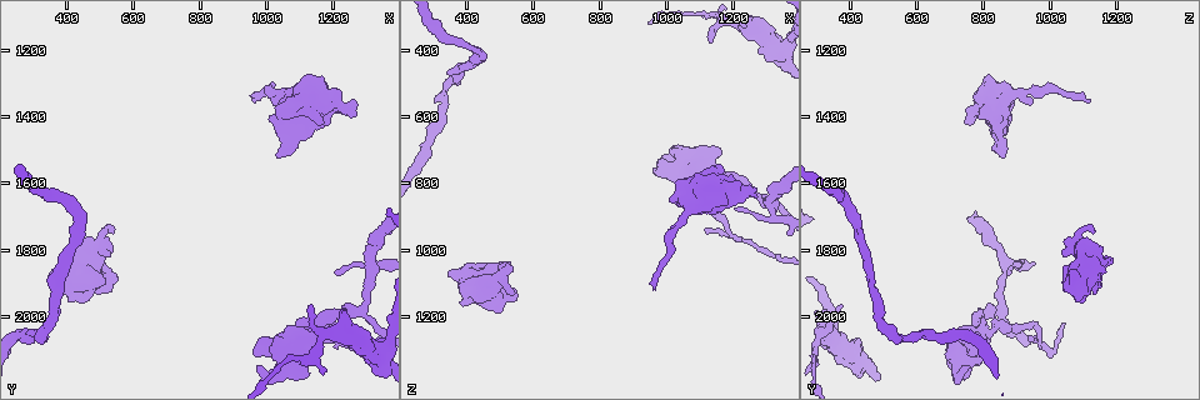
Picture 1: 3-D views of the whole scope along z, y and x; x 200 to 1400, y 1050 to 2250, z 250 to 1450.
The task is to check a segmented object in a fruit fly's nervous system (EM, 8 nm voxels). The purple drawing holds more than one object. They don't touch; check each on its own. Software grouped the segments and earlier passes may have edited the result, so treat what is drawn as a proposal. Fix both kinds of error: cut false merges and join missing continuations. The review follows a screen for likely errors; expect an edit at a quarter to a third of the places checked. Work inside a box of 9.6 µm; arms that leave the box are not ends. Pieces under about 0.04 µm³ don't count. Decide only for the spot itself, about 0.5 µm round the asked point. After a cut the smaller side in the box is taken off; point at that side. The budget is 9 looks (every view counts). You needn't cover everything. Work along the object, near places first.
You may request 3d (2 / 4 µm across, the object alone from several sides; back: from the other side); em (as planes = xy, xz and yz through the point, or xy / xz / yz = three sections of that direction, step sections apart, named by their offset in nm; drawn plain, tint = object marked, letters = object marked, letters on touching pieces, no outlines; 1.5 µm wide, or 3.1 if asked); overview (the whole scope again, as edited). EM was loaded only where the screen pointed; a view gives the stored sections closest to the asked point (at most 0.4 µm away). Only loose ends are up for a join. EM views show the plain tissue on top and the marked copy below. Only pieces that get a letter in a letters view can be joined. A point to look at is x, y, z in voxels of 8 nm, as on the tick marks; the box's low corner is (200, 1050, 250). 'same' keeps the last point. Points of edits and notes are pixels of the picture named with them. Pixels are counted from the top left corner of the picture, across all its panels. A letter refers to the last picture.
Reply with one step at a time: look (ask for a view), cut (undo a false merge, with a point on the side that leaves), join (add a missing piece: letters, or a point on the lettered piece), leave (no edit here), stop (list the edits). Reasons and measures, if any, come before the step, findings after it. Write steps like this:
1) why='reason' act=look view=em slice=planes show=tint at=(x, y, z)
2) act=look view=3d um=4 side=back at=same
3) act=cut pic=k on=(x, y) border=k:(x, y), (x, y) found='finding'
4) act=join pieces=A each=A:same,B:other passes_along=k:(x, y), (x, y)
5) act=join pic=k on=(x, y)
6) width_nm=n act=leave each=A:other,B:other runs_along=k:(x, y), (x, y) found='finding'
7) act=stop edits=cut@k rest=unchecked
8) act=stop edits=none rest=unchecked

act=look view=3d um=4 at=(1140, 1970, 370)

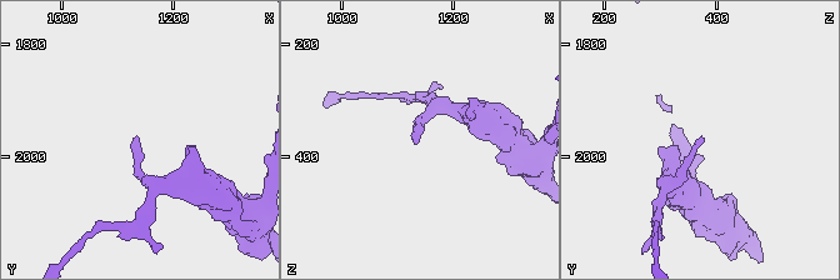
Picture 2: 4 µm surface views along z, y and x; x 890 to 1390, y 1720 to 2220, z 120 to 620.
act=look view=em slice=planes show=letters at=(1140, 1965, 370)

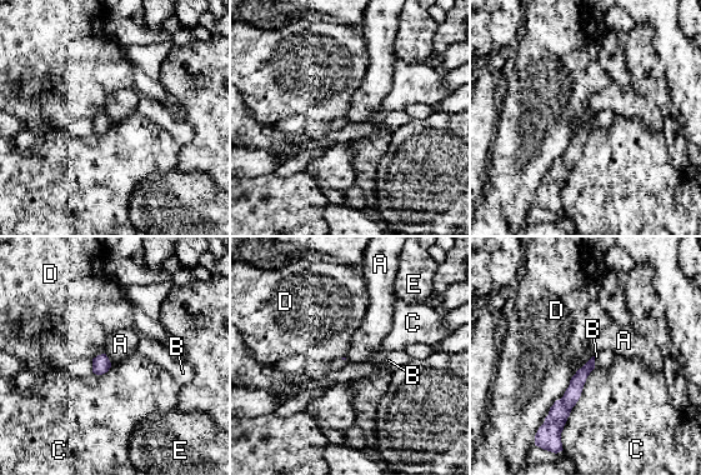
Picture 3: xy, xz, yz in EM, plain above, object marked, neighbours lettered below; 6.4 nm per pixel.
act=leave each=A:other,B:other,C:other,D:other,E:other border=3:(594, 355), (572, 376) found='none of them fits'

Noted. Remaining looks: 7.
why='sharp bend' act=look view=em slice=planes show=letters at=(1200, 2030, 960)

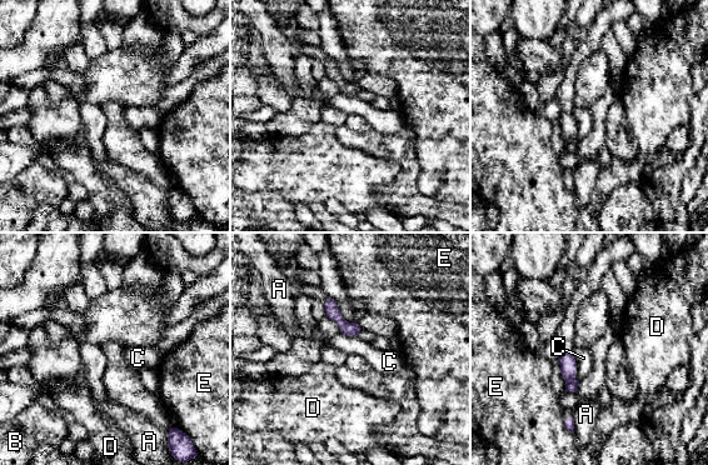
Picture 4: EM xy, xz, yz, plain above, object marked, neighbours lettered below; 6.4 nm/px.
act=leave each=A:other,B:other,C:other,D:other,E:other runs_along=4:(329, 303), (332, 311), (354, 333) found='one neuron here'

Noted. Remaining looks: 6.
why='branch stops here' act=look view=em slice=xz step=4 show=tint at=(1260, 1360, 850)

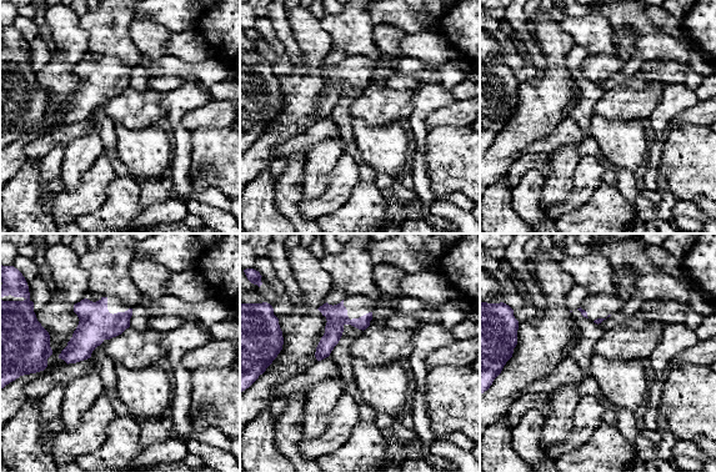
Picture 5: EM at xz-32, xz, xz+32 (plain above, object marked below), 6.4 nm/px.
act=look view=em slice=planes show=tint at=same

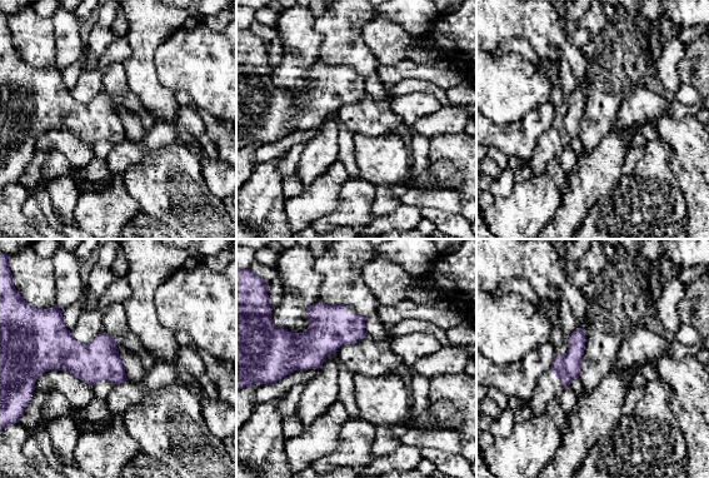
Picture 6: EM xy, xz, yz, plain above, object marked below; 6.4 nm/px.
act=look view=em slice=planes show=letters at=same

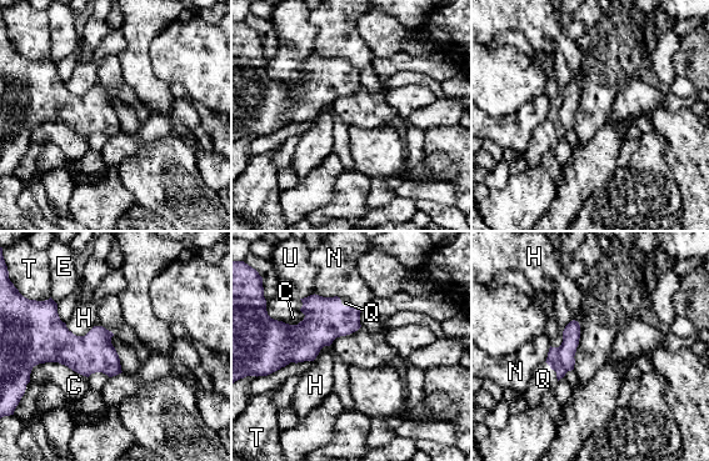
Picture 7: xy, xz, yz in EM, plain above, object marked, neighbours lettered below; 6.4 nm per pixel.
act=join pic=7 on=(543, 379) each=C:other,E:other,H:other,N:other,Q:same,T:other,U:other passes_along=7:(560, 359), (554, 370), (543, 379) found='the neuron continues'

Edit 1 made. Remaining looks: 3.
why='an open end' act=look view=3d um=2 at=(540, 1780, 1040)

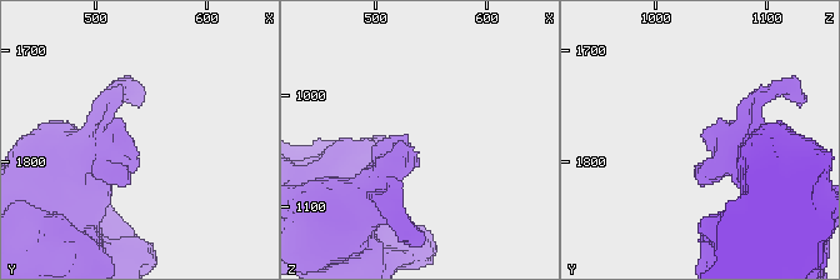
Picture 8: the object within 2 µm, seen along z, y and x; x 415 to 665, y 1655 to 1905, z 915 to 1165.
act=look view=em slice=planes show=letters at=(534, 1778, 1046)

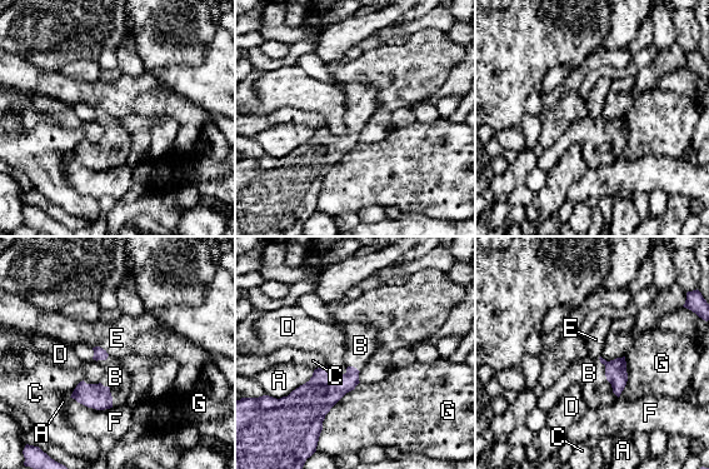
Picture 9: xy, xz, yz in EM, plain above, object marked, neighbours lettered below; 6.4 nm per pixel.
act=join pic=9 on=(115, 377) each=A:other,B:same,C:other,D:other,E:other,F:other,G:other passes_along=9:(98, 397), (110, 393), (115, 377) found='it goes on there'

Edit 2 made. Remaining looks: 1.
act=stop edits=join@7,join@9 rest=unchecked

